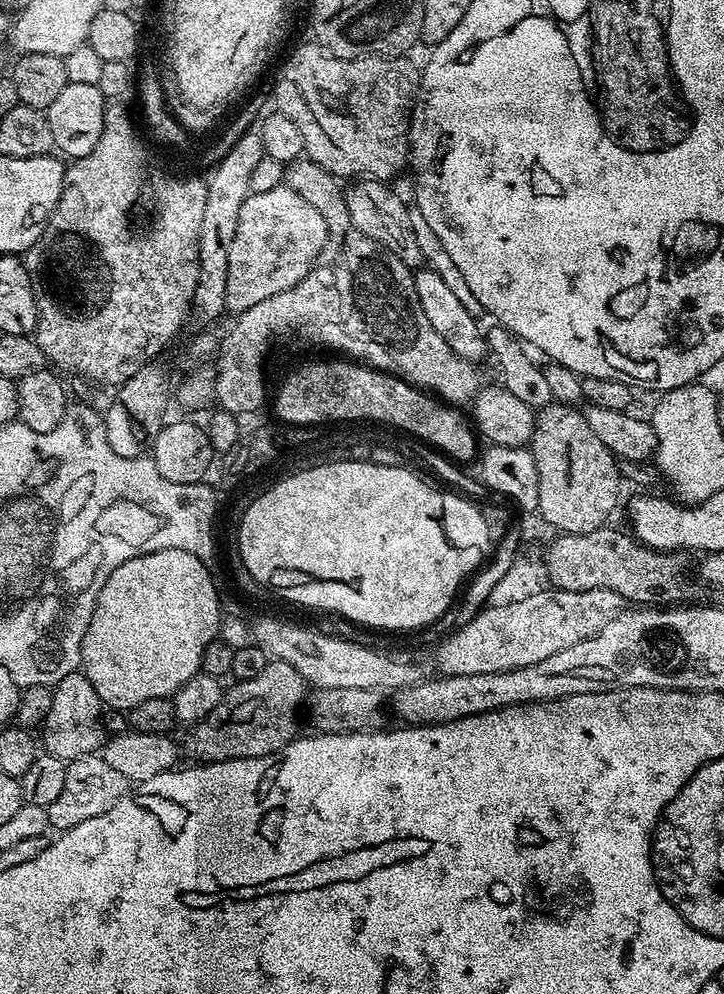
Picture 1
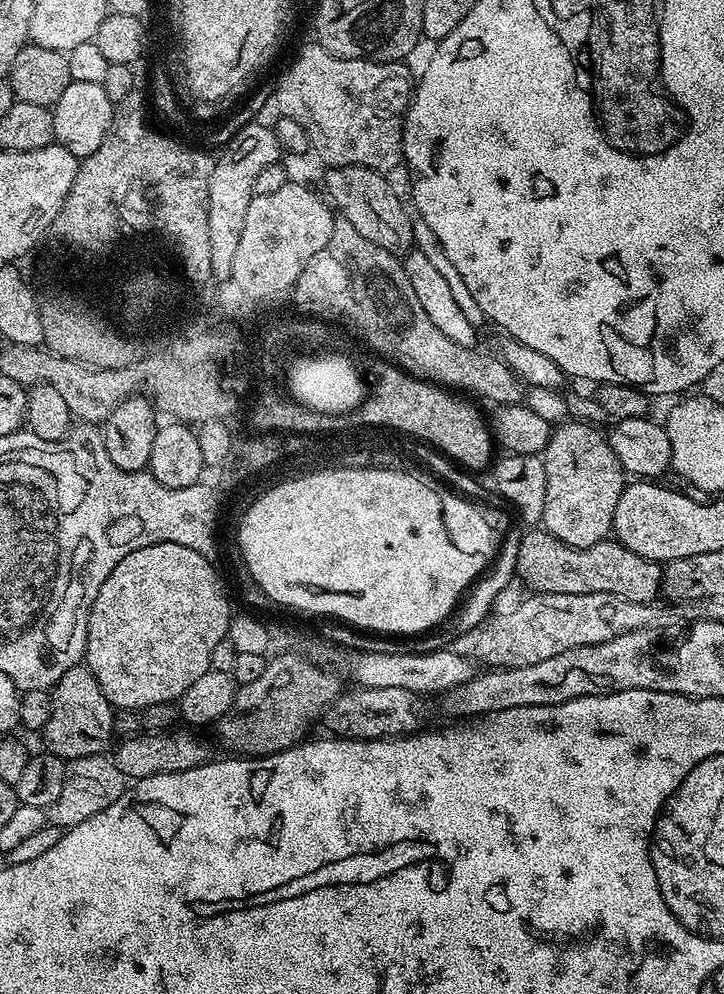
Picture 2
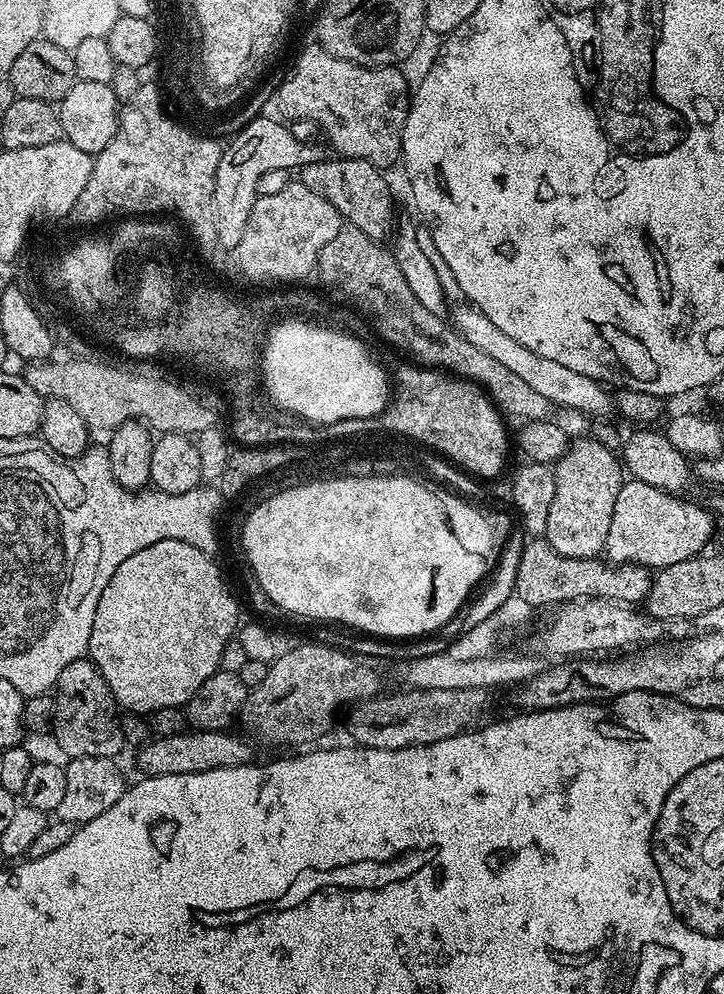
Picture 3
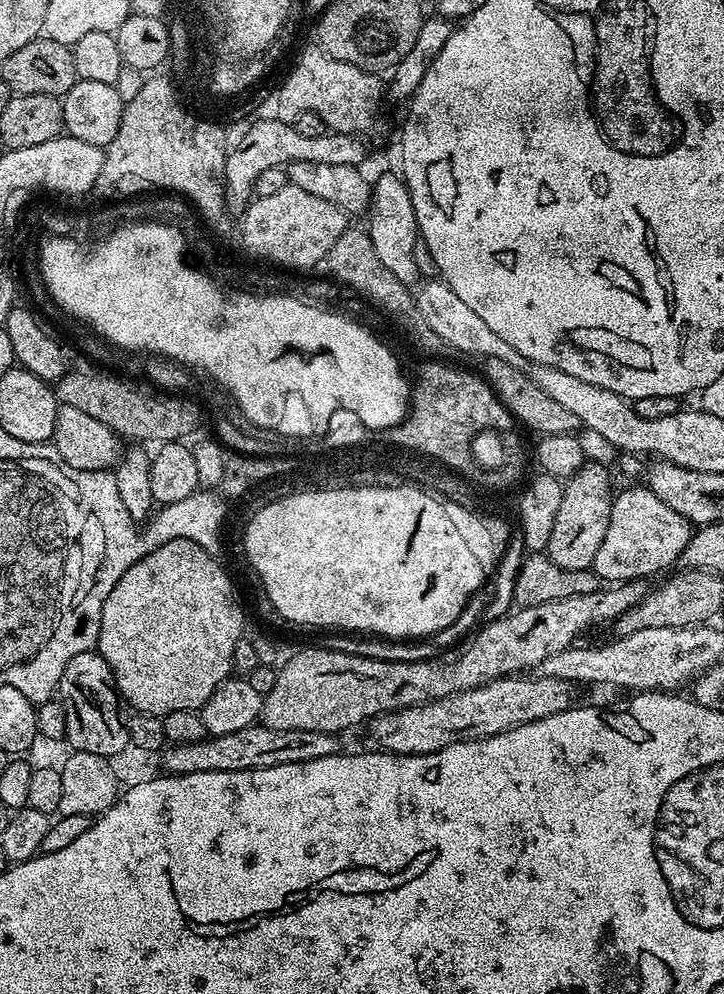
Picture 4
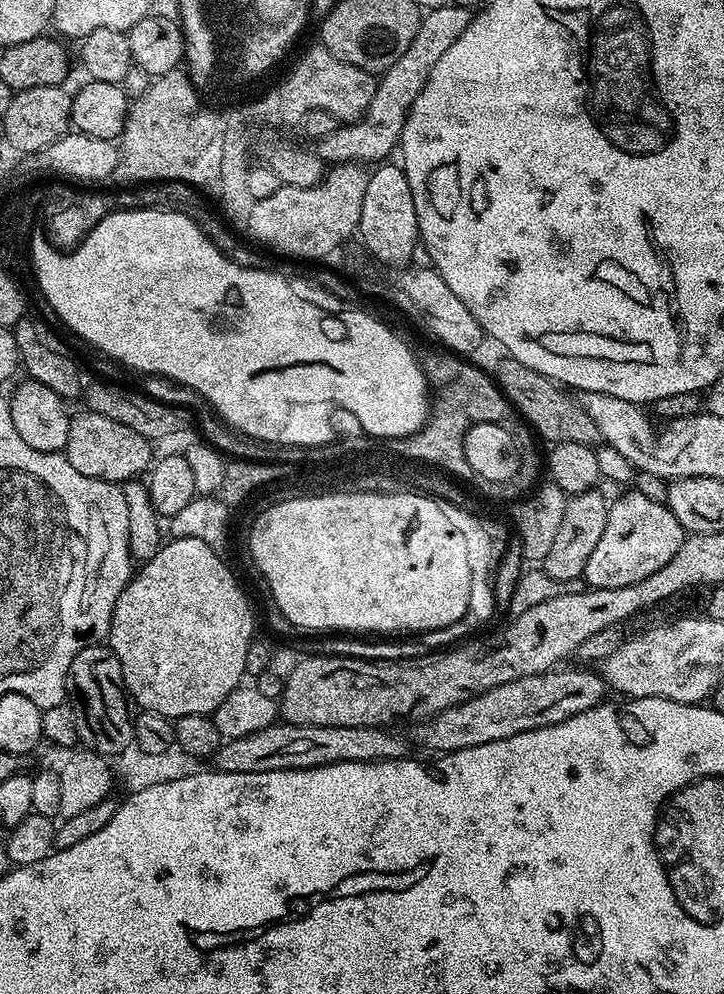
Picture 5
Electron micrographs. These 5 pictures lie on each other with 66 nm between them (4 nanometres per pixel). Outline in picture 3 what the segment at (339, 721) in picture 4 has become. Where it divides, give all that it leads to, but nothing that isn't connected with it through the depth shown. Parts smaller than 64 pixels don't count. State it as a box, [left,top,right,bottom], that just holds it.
[239,642,381,745]

